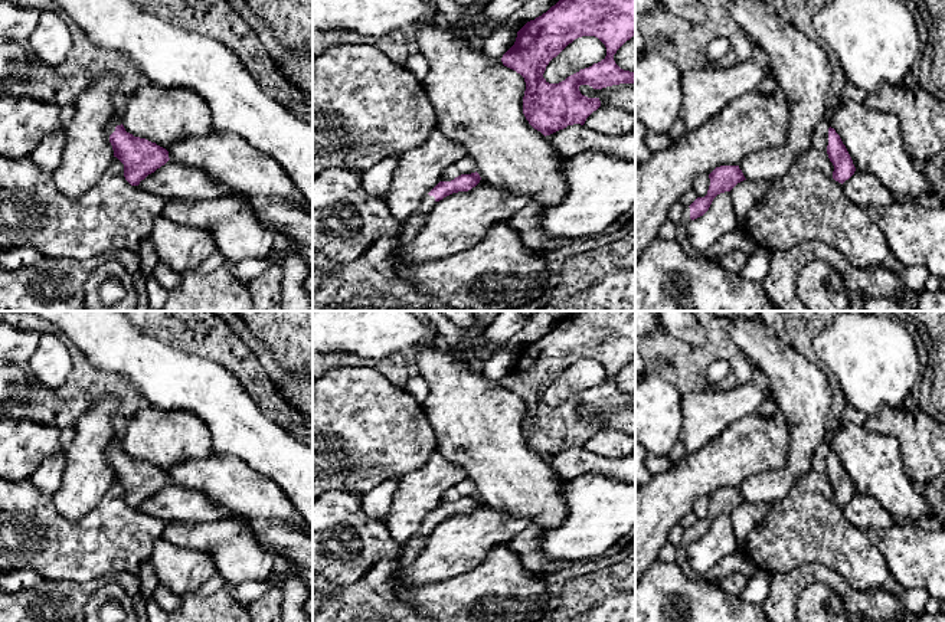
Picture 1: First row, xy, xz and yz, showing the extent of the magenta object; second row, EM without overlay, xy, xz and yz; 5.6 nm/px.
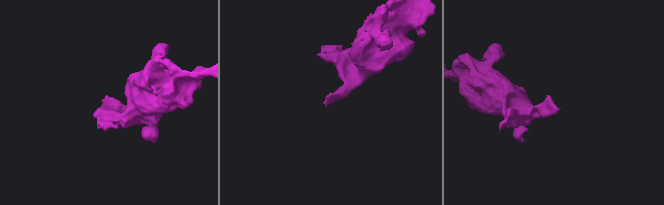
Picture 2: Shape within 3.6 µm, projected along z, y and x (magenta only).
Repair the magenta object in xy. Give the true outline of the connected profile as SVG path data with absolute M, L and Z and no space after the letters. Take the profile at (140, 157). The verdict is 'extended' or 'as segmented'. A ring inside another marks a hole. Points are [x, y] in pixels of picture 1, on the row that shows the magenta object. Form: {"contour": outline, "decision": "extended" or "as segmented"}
{"contour": "M115 120L108 124L109 143L117 157L124 164L124 177L131 186L138 186L148 174L164 166L169 151L145 138L127 132Z", "decision": "extended"}

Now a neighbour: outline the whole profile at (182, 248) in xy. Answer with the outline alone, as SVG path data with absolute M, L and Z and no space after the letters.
M163 213L154 220L151 239L158 262L180 275L194 271L207 256L218 252L207 230L174 223Z

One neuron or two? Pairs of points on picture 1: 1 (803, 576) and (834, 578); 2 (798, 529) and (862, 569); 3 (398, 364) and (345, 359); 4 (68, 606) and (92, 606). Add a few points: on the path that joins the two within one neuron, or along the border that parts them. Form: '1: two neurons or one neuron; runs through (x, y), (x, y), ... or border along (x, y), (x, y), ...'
1: one neuron; runs through (810, 576), (827, 576)
2: one neuron; runs through (814, 529), (846, 553)
3: one neuron; runs through (385, 364), (357, 360)
4: two neurons; border along (110, 583), (98, 588), (84, 606)

